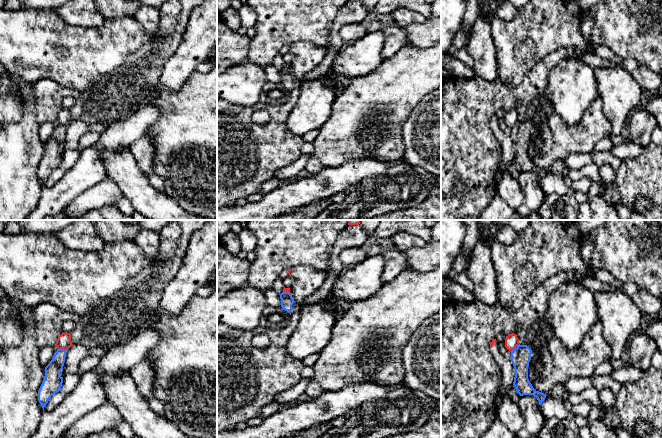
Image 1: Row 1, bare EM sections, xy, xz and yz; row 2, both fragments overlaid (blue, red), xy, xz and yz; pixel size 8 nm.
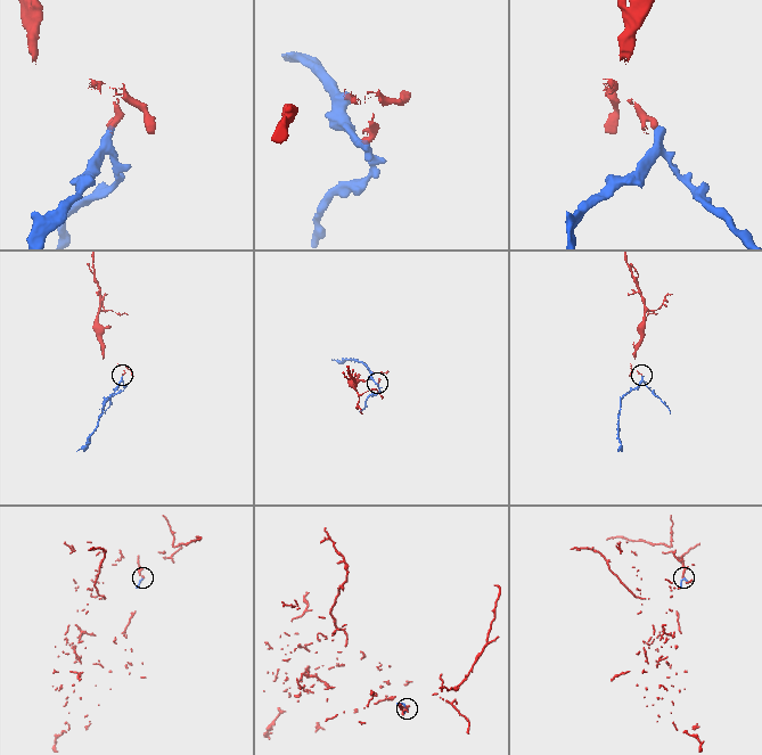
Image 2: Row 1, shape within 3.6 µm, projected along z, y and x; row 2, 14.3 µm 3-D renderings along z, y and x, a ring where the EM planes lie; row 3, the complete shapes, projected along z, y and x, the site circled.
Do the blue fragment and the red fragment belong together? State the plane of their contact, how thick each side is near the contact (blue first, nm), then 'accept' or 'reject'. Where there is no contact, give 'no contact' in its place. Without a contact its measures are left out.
meets blue in yz; 160 nm thick on the blue side, 110 nm on the other; reject

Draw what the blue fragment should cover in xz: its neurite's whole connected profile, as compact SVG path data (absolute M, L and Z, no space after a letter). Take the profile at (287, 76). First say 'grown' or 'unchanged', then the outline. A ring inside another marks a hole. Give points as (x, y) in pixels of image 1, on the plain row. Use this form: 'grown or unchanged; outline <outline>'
grown; outline M282 68L280 71L281 83L289 90L292 91L294 88L295 80L294 75L289 68Z

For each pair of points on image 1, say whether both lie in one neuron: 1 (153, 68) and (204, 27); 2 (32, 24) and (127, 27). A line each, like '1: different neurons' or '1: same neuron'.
1: different neurons
2: same neuron

